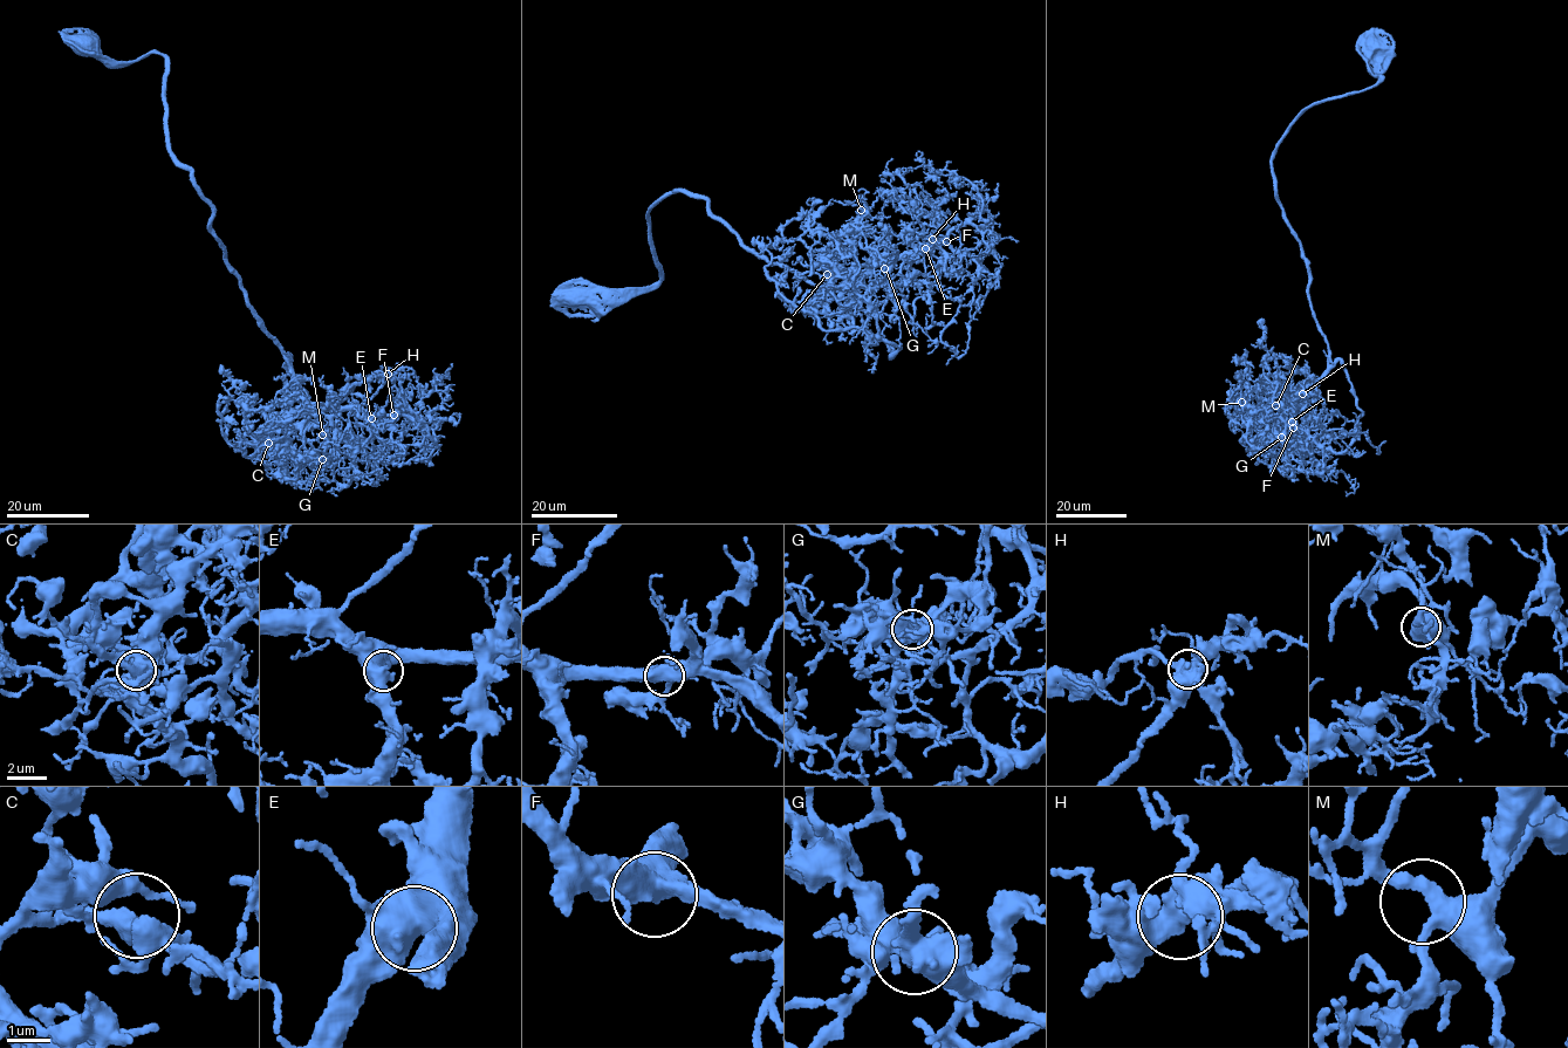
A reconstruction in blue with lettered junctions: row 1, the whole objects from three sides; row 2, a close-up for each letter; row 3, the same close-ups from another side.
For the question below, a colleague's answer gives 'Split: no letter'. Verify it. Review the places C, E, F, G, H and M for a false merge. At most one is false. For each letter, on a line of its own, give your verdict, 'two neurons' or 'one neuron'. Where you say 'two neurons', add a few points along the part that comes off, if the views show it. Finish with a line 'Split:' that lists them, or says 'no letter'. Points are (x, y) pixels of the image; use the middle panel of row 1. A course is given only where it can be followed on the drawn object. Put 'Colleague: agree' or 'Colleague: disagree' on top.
Colleague: disagree
C: one neuron
E: one neuron
F: one neuron
G: two neurons | (884, 268), (877, 262), (870, 264), (855, 301), (901, 331), (970, 317), (973, 302)
H: one neuron
M: one neuron
Split: G

